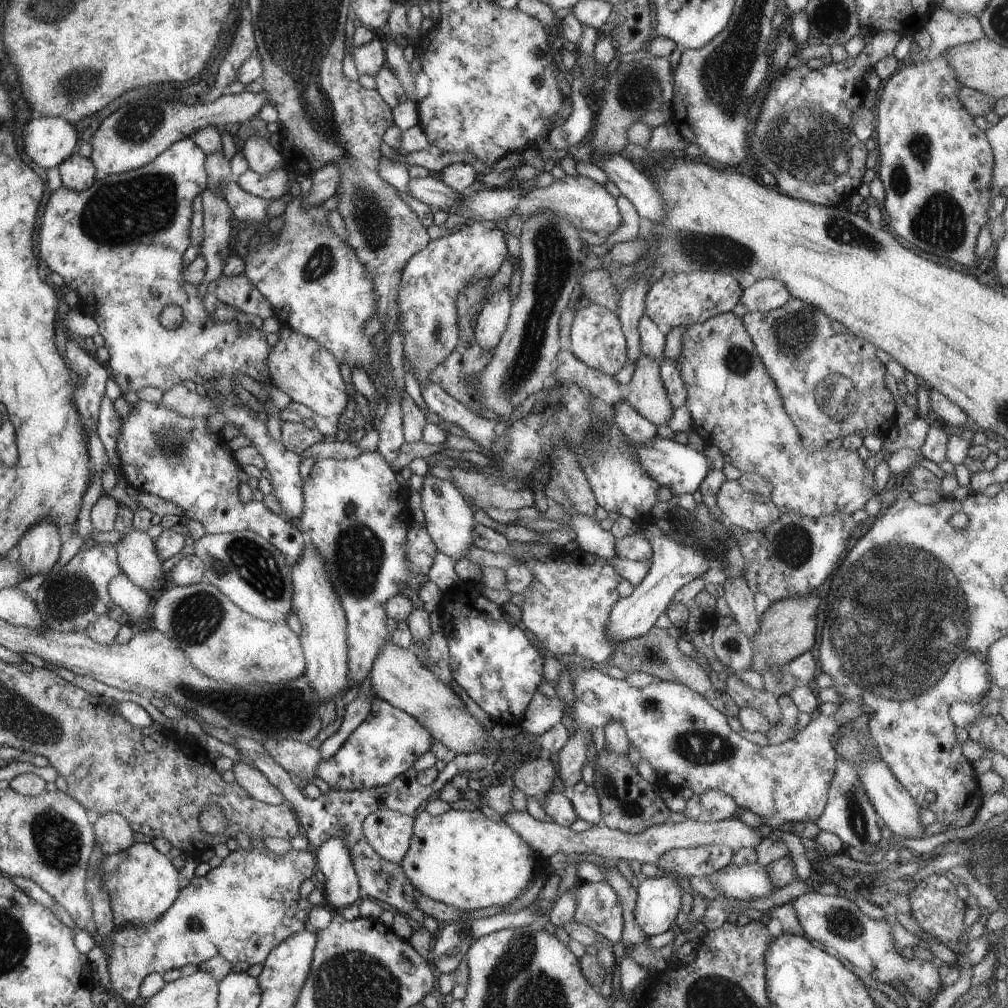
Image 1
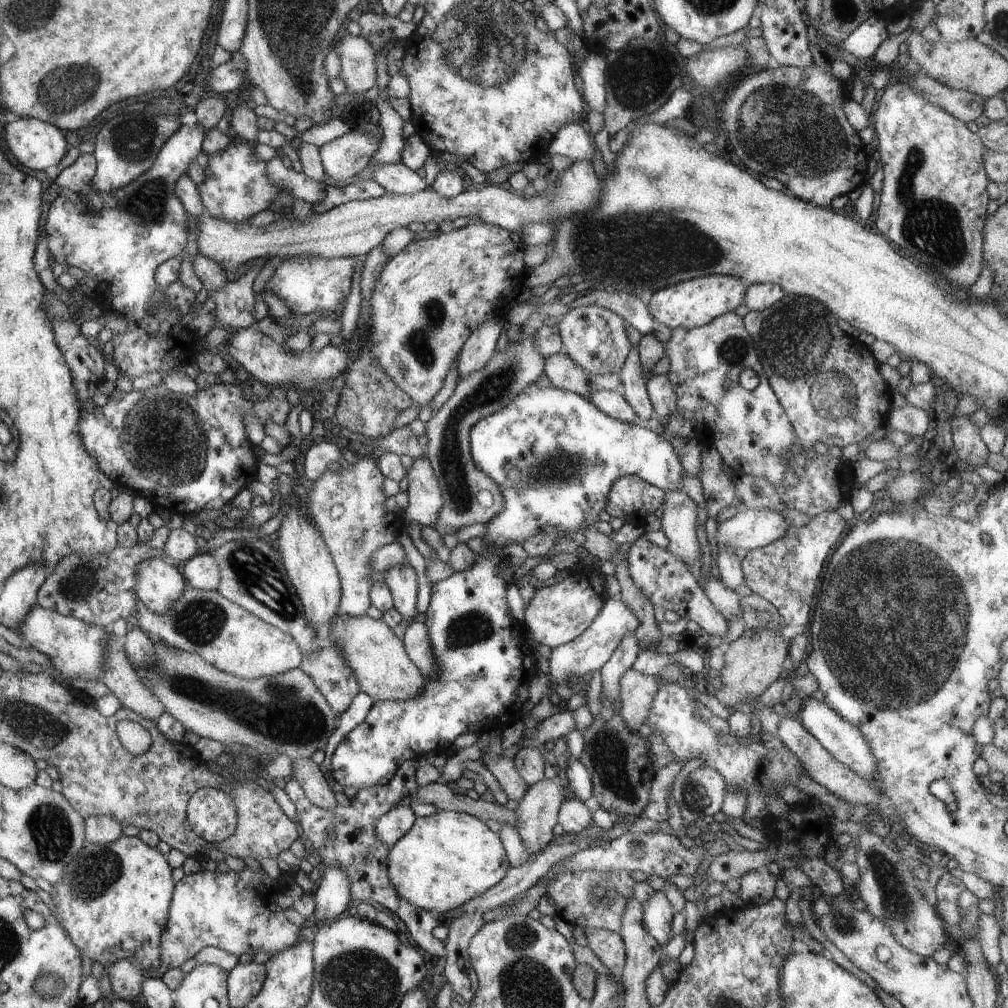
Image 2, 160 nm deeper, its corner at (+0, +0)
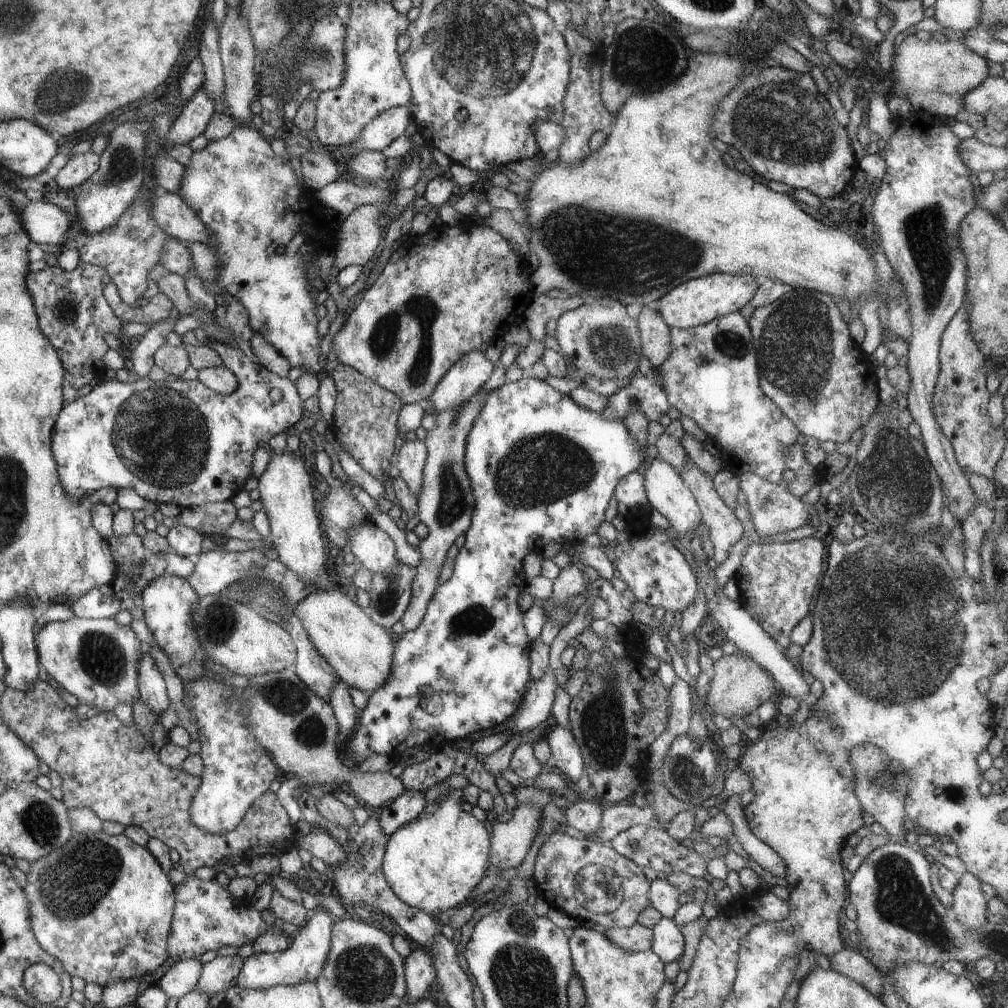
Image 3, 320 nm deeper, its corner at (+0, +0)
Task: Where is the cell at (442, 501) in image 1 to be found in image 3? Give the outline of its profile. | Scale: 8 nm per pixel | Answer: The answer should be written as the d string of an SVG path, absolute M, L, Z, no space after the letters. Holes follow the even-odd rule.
M418 439L405 440L398 452L398 475L404 480L413 498L416 500L424 484L424 468L427 460L427 448Z

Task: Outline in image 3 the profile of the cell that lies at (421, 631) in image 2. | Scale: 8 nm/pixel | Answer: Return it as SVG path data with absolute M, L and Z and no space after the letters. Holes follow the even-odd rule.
M480 388L474 396L470 396L466 402L462 402L462 406L454 406L454 408L450 406L448 410L435 414L435 427L428 430L426 440L423 441L428 456L424 468L424 484L422 484L422 490L420 490L416 502L420 523L424 523L428 527L429 534L424 540L421 540L417 547L422 555L422 562L416 568L416 576L412 580L410 603L401 619L406 632L416 630L420 626L428 602L436 592L447 551L459 536L465 535L470 530L476 498L474 498L470 478L466 474L464 448L466 448L466 438L470 434L471 427L474 426L474 420L478 418L480 410L484 406L488 394L490 392L482 394Z

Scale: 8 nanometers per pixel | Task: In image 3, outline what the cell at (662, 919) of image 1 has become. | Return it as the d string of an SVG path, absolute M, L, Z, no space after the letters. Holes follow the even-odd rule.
M663 917L658 924L652 926L651 950L668 965L670 962L681 960L685 954L685 940L681 927L673 920Z

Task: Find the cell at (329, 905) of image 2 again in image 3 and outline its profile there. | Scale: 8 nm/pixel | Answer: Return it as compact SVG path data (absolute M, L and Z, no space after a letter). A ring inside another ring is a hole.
M319 907L309 923L291 937L288 950L274 954L254 953L250 958L244 959L237 977L237 986L246 990L258 990L280 984L296 986L302 982L317 982L325 971L329 951L332 949L333 924L330 913Z

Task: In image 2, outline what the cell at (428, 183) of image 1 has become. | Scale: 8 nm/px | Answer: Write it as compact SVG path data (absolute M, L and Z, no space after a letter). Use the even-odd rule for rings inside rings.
M401 162L379 164L377 171L371 174L371 179L383 186L386 193L409 195L427 188L425 180Z

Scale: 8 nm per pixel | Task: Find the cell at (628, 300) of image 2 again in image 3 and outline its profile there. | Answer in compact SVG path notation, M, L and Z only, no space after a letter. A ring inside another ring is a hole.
M534 294L533 302L526 308L524 324L528 328L529 339L538 342L546 339L546 326L550 320L557 320L568 311L579 307L576 297L562 299L553 295Z

